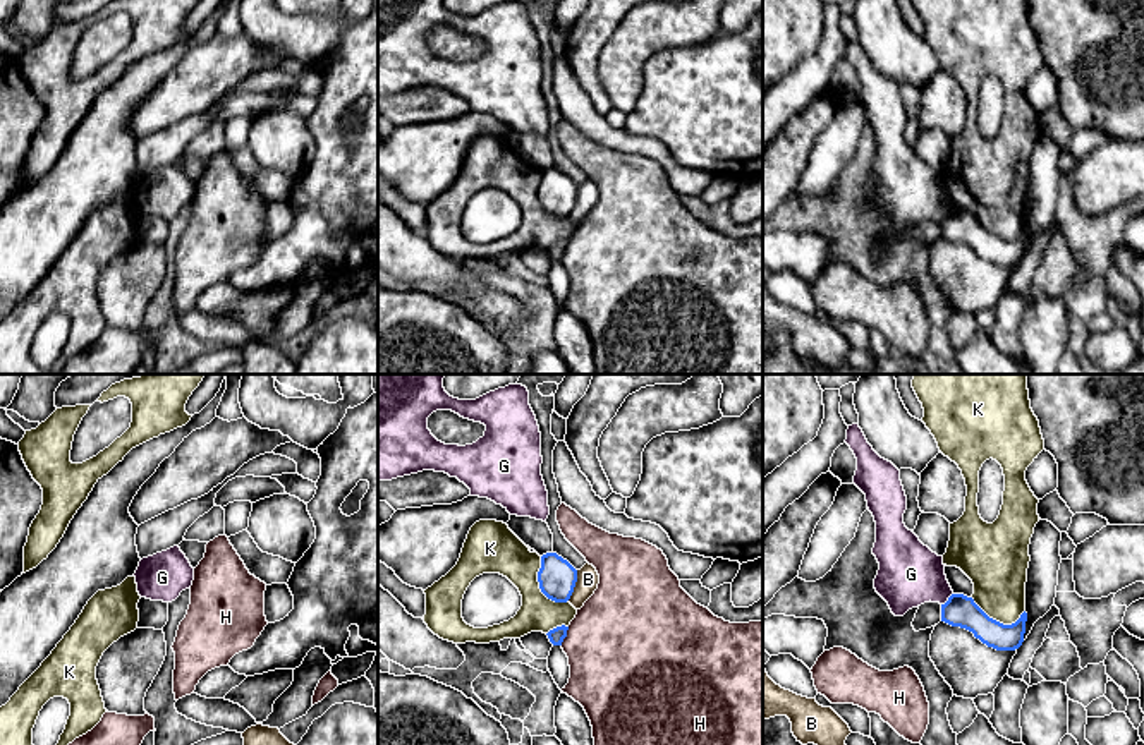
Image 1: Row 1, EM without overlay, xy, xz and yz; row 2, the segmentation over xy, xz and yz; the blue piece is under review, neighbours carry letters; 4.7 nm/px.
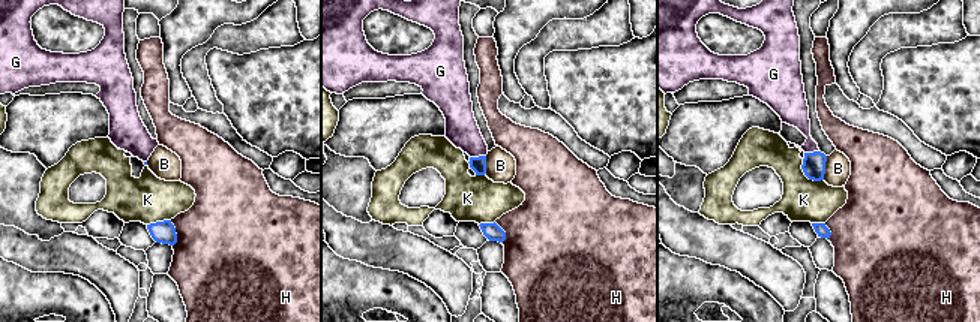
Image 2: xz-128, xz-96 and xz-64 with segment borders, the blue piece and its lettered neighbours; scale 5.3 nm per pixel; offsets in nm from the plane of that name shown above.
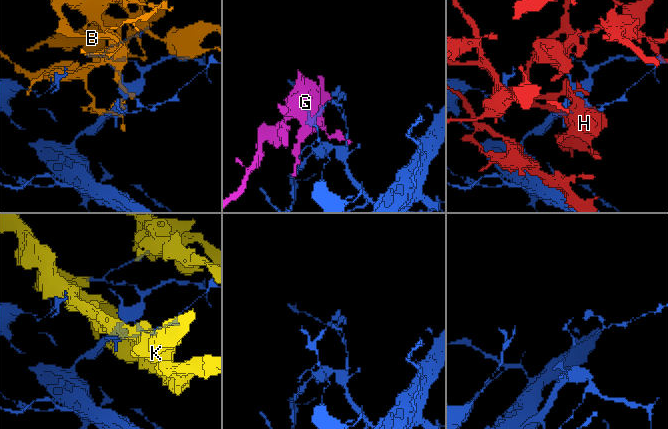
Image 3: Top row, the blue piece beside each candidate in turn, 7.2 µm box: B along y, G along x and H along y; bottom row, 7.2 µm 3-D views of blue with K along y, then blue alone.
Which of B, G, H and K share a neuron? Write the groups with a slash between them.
B / G / H / K

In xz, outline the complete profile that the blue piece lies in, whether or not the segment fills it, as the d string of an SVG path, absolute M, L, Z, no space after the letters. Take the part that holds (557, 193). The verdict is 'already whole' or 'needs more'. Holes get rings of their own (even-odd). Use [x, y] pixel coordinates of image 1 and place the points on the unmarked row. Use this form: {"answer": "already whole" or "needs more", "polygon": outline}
{"answer": "already whole", "polygon": "M546 168L541 172L538 197L548 215L567 218L577 197L577 185L557 168Z"}

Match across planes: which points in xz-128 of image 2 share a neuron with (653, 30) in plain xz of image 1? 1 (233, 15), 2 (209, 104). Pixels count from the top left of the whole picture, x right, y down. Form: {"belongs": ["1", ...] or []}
{"belongs": ["2"]}

